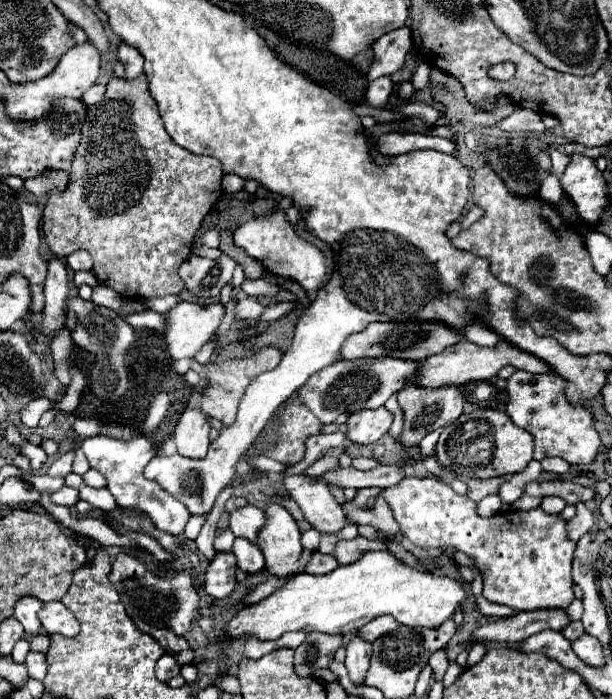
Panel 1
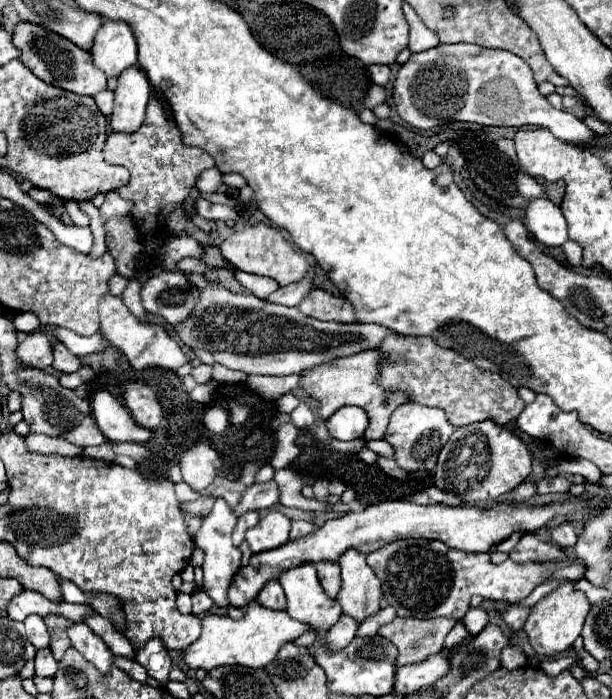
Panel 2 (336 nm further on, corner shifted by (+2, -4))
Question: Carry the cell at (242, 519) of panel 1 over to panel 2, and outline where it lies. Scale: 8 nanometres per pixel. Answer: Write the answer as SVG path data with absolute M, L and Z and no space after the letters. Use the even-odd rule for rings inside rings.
M269 511L263 519L259 519L255 527L251 527L245 533L245 541L249 543L253 553L269 551L289 541L289 529L291 529L291 521L285 515L277 511Z

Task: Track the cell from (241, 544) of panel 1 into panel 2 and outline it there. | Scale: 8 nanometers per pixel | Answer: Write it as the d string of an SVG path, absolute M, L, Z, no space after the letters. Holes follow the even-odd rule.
M279 581L265 583L265 587L257 595L257 603L261 603L263 607L269 607L269 609L285 609L287 601L285 601L285 593L283 593Z

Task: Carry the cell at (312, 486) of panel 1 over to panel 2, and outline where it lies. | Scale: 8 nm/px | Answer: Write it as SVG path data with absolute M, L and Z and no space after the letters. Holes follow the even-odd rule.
M345 551L337 563L341 567L341 591L335 601L345 615L363 623L381 609L381 583L359 551Z

